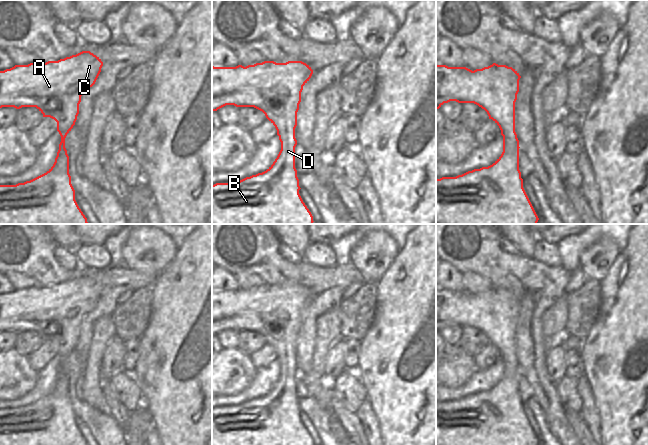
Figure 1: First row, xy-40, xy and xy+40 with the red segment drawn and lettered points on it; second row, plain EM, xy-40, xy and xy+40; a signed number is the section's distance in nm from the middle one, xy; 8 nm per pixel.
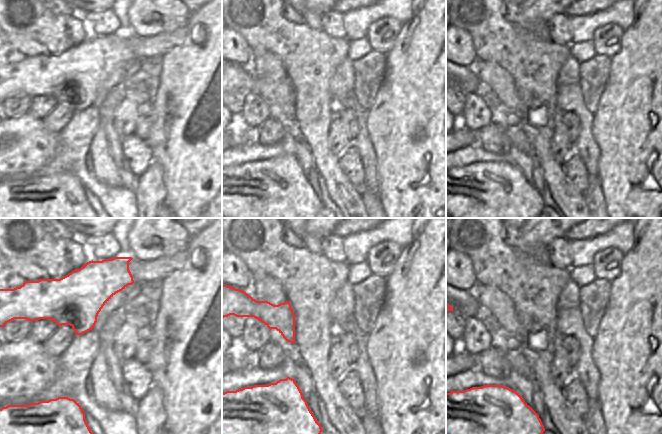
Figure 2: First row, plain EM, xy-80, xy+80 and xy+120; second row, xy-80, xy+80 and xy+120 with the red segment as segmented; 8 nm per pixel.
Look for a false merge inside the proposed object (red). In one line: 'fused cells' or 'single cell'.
single cell

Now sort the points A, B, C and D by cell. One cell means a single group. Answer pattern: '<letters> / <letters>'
A B C D

